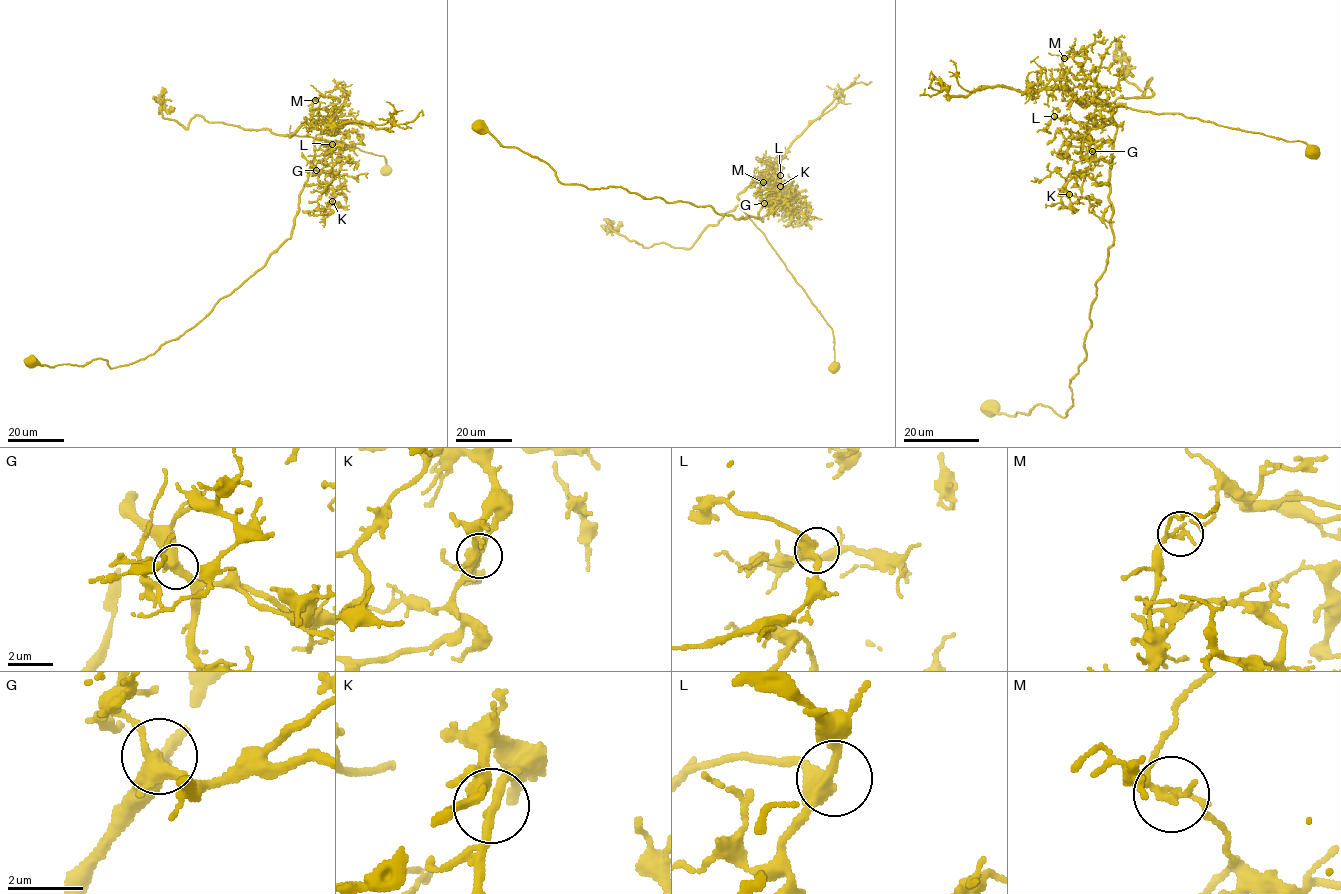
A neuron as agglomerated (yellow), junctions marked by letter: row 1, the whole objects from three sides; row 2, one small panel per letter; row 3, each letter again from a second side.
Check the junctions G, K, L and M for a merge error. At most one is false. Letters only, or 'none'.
M

